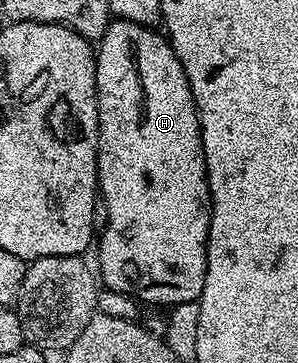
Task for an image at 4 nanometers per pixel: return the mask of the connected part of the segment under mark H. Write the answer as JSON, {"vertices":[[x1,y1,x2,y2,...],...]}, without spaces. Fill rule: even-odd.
{"vertices":[[112,19,108,22,108,27,104,31,103,37,99,38,98,48,95,50,96,55,96,106,98,107,98,123,100,124,100,138,96,144,96,179,98,182,98,193,102,200,106,203,106,211,108,212,108,226,99,234,98,245,100,241,100,269,98,268,98,277,102,282,105,290,112,290,121,295,127,295,135,298,140,303,149,301,152,305,166,305,165,307,173,307,178,304,184,304,187,301,200,300,200,292,204,286,206,279,206,267,208,266,208,228,212,222,212,194,208,191,208,172,206,171,206,159,204,158,204,148,202,147,202,135,200,134,200,114,196,111,196,100,192,94,190,83,184,74,182,63,177,59,175,51,172,50,171,44,163,32,155,33,155,28,147,25,139,25,133,21,121,21]]}

